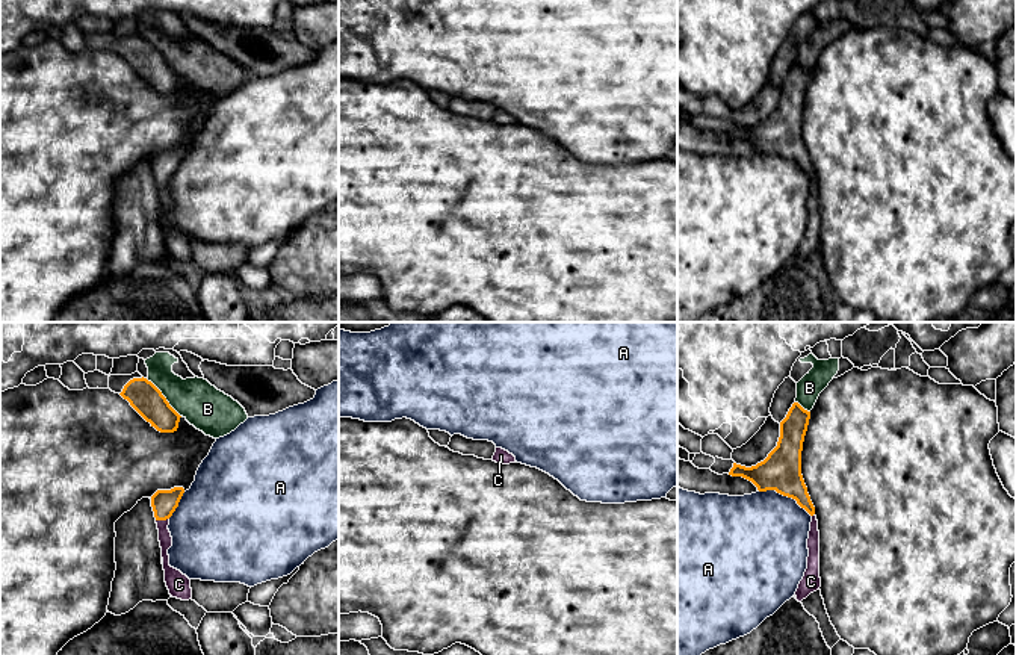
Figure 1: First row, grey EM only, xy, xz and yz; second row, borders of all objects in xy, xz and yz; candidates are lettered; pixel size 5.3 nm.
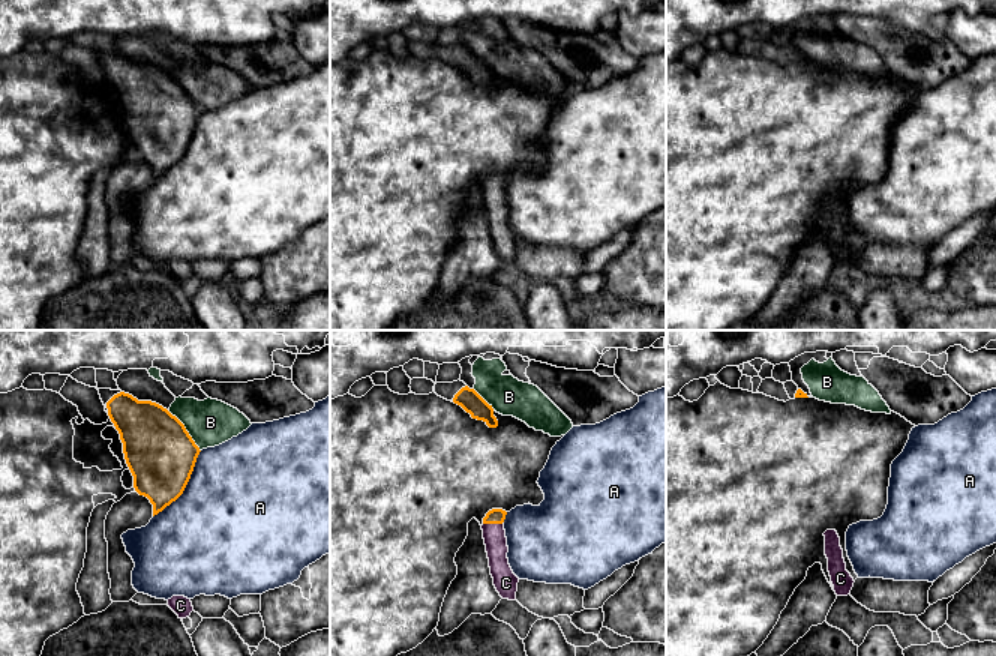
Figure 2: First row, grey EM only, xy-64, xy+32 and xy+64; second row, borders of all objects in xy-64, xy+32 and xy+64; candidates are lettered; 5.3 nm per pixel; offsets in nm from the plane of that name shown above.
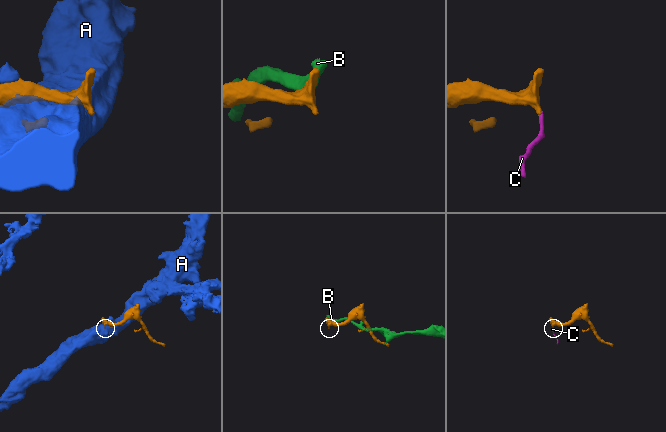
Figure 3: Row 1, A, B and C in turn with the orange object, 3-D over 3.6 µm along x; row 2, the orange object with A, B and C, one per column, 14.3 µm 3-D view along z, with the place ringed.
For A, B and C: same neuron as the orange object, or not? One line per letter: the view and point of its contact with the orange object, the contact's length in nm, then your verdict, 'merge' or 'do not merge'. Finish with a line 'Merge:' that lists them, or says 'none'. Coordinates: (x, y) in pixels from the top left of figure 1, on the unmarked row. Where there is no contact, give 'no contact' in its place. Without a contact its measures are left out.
A: meets orange in yz at (785, 156); contact 320 nm long; do not merge
B: meets orange in xy at (165, 59); contact 260 nm long; do not merge
C: meets orange in xy at (162, 180); contact 70 nm long; merge
Merge: C

